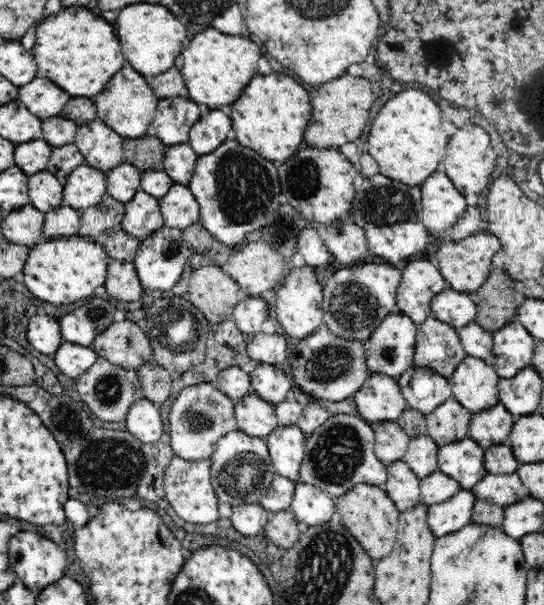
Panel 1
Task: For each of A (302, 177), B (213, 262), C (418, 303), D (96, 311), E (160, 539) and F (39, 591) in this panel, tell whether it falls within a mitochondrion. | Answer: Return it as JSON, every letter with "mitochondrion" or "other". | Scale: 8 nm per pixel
{"A":"mitochondrion","B":"other","C":"other","D":"mitochondrion","E":"other","F":"other"}

